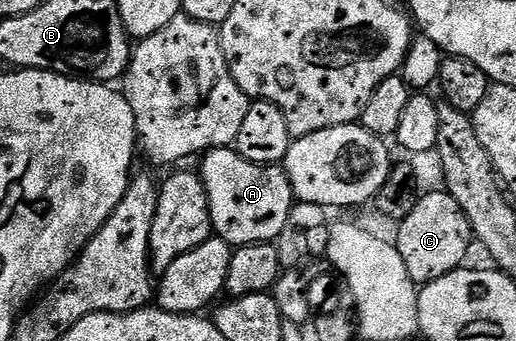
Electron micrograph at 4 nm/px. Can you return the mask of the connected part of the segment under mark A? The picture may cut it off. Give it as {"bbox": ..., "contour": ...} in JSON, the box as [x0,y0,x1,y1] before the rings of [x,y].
{"bbox":[200,147,296,249],"contour":[[[215,147],[201,156],[200,174],[208,193],[214,235],[237,249],[253,243],[274,243],[296,202],[285,170],[253,163],[229,147]]]}

